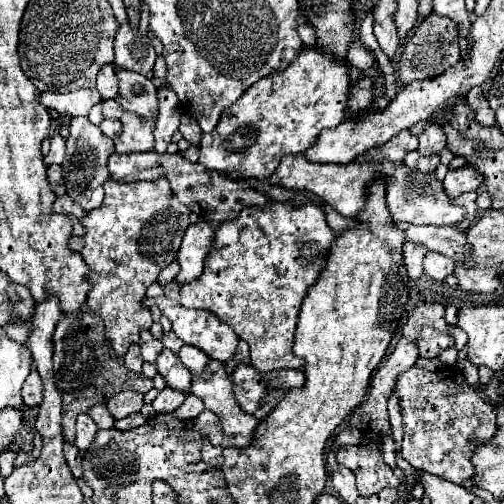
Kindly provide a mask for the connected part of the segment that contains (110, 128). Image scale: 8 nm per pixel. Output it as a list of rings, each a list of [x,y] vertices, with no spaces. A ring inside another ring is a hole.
[[[103,119],[99,127],[111,139],[117,139],[121,135],[121,121],[119,119]]]

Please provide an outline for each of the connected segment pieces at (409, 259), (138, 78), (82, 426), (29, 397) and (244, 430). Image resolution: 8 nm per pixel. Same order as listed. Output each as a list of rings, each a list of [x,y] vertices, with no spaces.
[[[413,241],[405,243],[403,257],[405,257],[405,267],[407,267],[407,273],[409,273],[409,279],[417,281],[423,275],[423,257],[425,257],[427,251],[429,249],[425,249],[425,245],[417,245]]]
[[[115,69],[119,79],[119,97],[121,107],[137,113],[141,117],[155,117],[157,115],[157,89],[147,75],[137,71]]]
[[[79,415],[79,419],[77,419],[77,439],[75,439],[77,449],[85,451],[91,445],[95,433],[97,433],[95,421],[89,415]]]
[[[33,369],[29,373],[29,377],[25,379],[25,385],[23,385],[23,401],[27,407],[35,407],[39,405],[39,401],[43,399],[43,391],[41,391],[41,377],[39,373]]]
[[[209,359],[209,363],[205,365],[203,373],[201,375],[193,375],[193,381],[191,381],[191,395],[197,395],[205,401],[205,407],[209,411],[213,411],[219,419],[221,419],[221,427],[223,427],[223,441],[221,441],[221,447],[247,447],[253,439],[253,429],[259,425],[259,421],[249,415],[249,413],[243,413],[239,409],[239,405],[235,403],[235,395],[233,395],[233,387],[231,387],[231,379],[227,377],[225,373],[225,365],[221,361],[215,361],[215,359]]]

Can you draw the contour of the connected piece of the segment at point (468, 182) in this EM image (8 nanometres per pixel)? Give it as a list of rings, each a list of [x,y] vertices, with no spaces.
[[[461,167],[461,169],[449,169],[449,173],[445,175],[445,191],[449,193],[449,197],[459,197],[461,193],[467,191],[477,191],[479,185],[483,183],[483,179],[479,177],[479,173],[475,173],[473,167]]]

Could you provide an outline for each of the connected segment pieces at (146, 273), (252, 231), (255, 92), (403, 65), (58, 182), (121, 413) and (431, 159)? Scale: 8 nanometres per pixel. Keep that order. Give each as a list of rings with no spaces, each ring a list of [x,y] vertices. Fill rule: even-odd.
[[[165,177],[133,183],[109,179],[103,187],[103,203],[81,219],[85,235],[71,237],[69,249],[77,251],[91,269],[89,283],[93,289],[87,295],[85,309],[103,317],[105,335],[113,349],[129,349],[131,343],[139,343],[139,331],[153,325],[151,313],[141,301],[159,271],[175,261],[181,237],[189,227],[191,209],[173,197]]]
[[[273,201],[265,209],[243,209],[237,219],[225,221],[215,229],[213,247],[209,249],[201,277],[193,283],[181,285],[181,305],[207,309],[215,313],[221,323],[231,325],[239,339],[249,343],[251,363],[257,371],[267,373],[273,369],[301,369],[305,361],[297,361],[297,357],[293,355],[297,315],[307,289],[315,283],[321,267],[325,265],[327,249],[333,241],[335,233],[325,221],[325,211],[313,201],[305,201],[301,205],[295,205],[293,201]]]
[[[303,47],[299,57],[281,73],[273,73],[251,85],[235,105],[231,105],[213,131],[201,139],[199,163],[219,171],[233,181],[265,181],[281,157],[303,153],[317,143],[317,135],[327,127],[337,127],[345,115],[345,93],[349,91],[351,67],[337,65],[317,47]]]
[[[431,13],[423,19],[423,23],[407,37],[407,43],[401,53],[399,61],[399,81],[401,85],[407,85],[415,79],[433,79],[441,75],[445,69],[453,67],[461,59],[459,53],[459,33],[457,25],[453,25],[453,19]]]
[[[49,165],[47,167],[47,181],[53,189],[53,193],[59,197],[59,195],[65,195],[65,185],[63,185],[63,177],[61,177],[61,167],[59,165]]]
[[[121,391],[107,401],[107,409],[115,419],[123,419],[131,413],[137,413],[141,411],[141,407],[143,407],[143,395],[135,391]]]
[[[411,151],[411,153],[405,157],[405,161],[413,161],[413,163],[409,163],[409,165],[413,165],[413,167],[421,169],[423,173],[427,173],[427,171],[433,171],[433,169],[439,165],[439,155],[429,155],[429,157],[425,157],[425,155],[419,155],[417,151]]]

